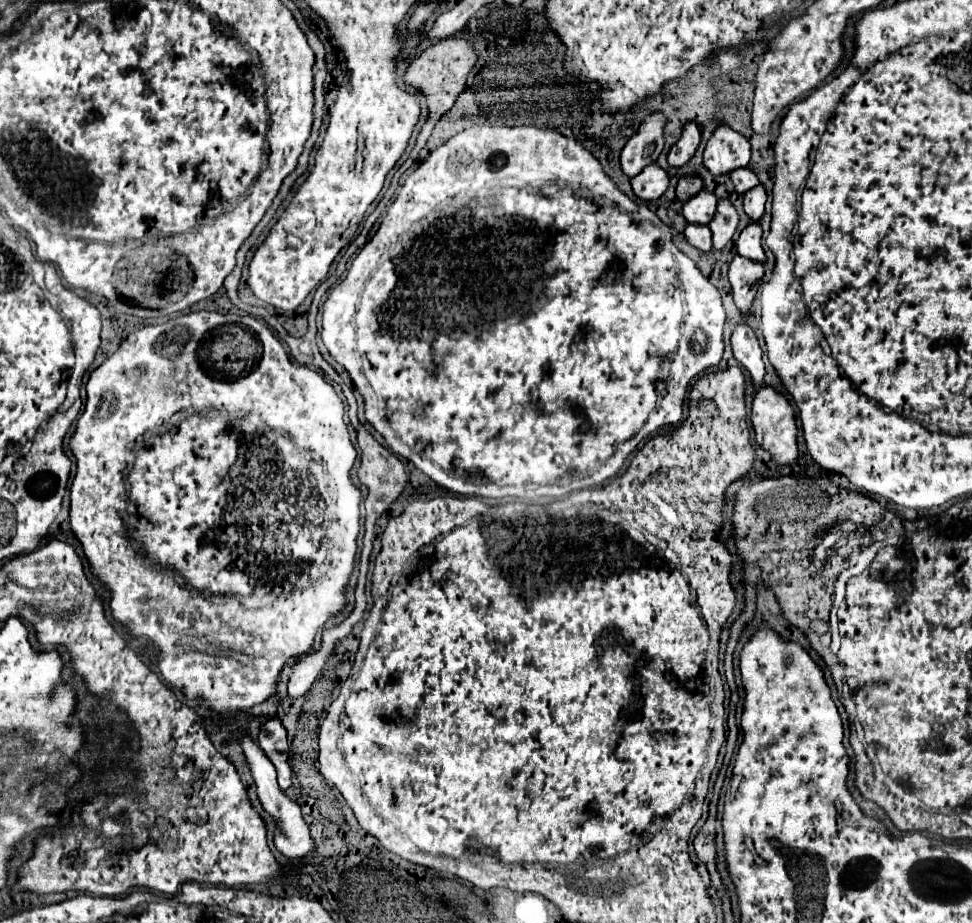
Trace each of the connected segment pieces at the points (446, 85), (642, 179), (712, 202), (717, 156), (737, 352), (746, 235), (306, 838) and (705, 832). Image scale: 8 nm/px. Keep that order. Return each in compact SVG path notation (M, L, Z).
M448 38L442 40L430 48L426 48L422 52L422 56L418 56L404 72L402 80L406 86L412 86L414 90L418 90L428 104L428 123L426 125L426 133L431 133L434 126L438 122L438 118L442 117L444 112L448 112L456 100L456 96L464 90L464 82L466 76L470 72L470 66L478 60L478 52L472 50L464 40L456 40L456 38Z
M646 166L638 176L632 178L632 190L642 202L658 200L668 188L668 174L658 166Z
M702 190L700 194L696 194L692 200L688 200L684 204L684 218L690 224L704 224L706 226L714 218L716 204L718 204L718 200L714 198L714 194Z
M718 126L704 150L704 166L714 174L730 174L734 168L748 166L750 142L728 126Z
M740 324L734 330L734 334L732 334L732 350L734 350L734 358L750 374L754 394L760 392L762 386L764 386L766 368L764 368L764 362L762 362L762 350L760 350L760 344L758 344L758 338L756 338L756 334L754 334L754 330L750 326Z
M752 222L750 226L746 226L740 232L736 248L738 248L738 254L742 254L750 260L766 262L766 254L764 254L764 248L762 248L762 228L760 228L758 222Z
M244 732L242 738L240 738L240 744L242 744L242 750L244 750L244 754L246 754L246 762L248 762L250 770L252 770L254 782L256 782L256 786L258 786L260 804L262 804L262 808L264 808L270 816L274 816L274 820L278 822L278 824L276 824L276 832L274 832L274 844L276 844L276 848L278 848L284 856L288 856L288 858L302 858L302 856L306 856L306 854L314 848L314 840L312 840L312 836L310 836L310 832L308 832L308 826L306 826L304 820L302 820L300 806L298 806L296 802L292 802L292 800L278 788L276 770L274 770L272 762L268 760L268 756L266 756L266 754L262 752L262 748L258 746L258 742L256 742L250 734Z
M710 814L704 828L694 838L694 852L696 856L712 870L714 868L714 816Z

